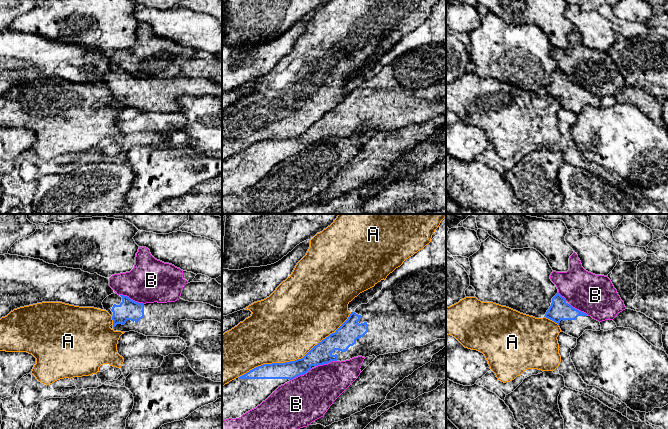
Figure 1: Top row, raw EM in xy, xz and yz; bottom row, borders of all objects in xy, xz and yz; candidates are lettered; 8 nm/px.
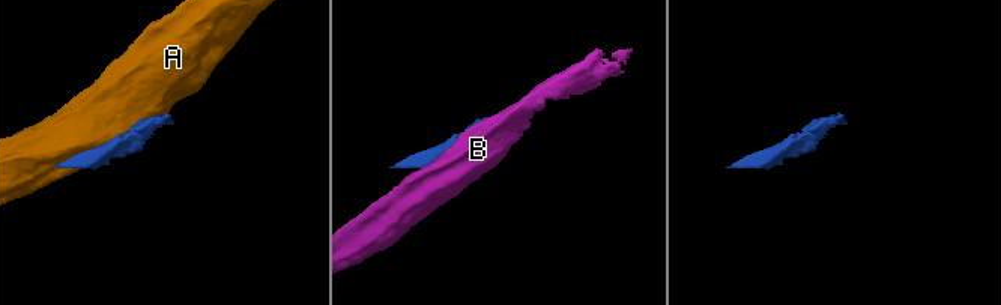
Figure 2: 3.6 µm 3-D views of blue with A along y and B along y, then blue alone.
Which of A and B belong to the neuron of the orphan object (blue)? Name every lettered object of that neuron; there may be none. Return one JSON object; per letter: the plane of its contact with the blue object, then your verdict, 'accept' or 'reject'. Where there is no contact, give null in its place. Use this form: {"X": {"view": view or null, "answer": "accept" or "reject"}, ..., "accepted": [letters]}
{"A": {"view": "xz", "answer": "reject"}, "B": {"view": "xy", "answer": "reject"}, "accepted": []}

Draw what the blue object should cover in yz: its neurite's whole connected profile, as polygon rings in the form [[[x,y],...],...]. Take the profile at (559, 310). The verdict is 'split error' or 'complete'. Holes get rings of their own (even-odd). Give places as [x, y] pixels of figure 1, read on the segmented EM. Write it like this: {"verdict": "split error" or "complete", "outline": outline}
{"verdict": "split error", "outline": [[[559,293],[552,298],[551,306],[544,317],[557,323],[562,332],[577,339],[585,330],[601,330],[599,321],[573,308]]]}

